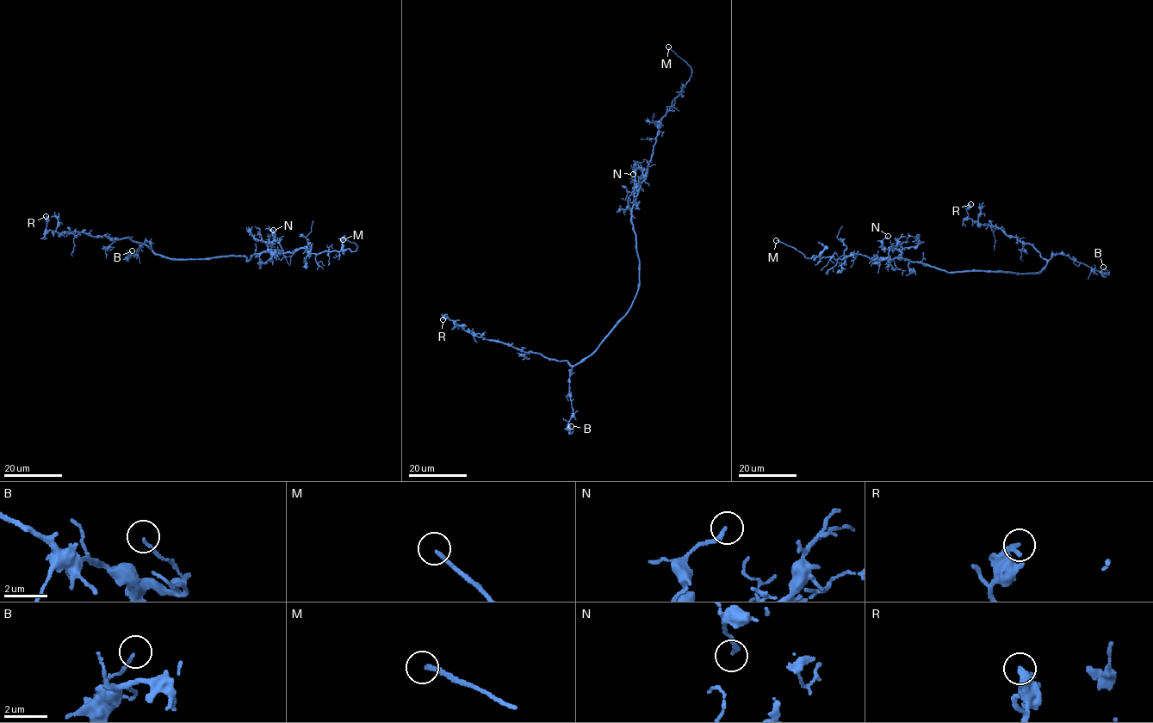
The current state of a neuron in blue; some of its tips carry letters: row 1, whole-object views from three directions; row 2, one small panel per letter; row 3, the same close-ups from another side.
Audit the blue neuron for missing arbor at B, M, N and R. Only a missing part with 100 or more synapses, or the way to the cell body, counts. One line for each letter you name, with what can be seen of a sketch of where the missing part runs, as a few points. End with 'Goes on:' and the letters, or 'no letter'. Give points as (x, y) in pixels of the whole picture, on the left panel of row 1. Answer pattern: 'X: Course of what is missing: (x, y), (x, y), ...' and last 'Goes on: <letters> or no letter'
M: Course of what is missing: (343, 239), (325, 228), (310, 213), (294, 186), (297, 176)
Goes on: M

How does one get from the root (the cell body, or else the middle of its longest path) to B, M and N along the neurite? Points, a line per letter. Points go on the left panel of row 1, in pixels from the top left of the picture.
B: (240, 256), (167, 258), (158, 255), (145, 240), (138, 252), (127, 257), (132, 250)
M: (240, 256), (249, 261), (261, 252), (290, 252), (300, 248), (311, 254), (355, 250), (355, 244), (343, 239)
N: (240, 256), (249, 261), (253, 255), (267, 250), (268, 243), (274, 239), (273, 230)

